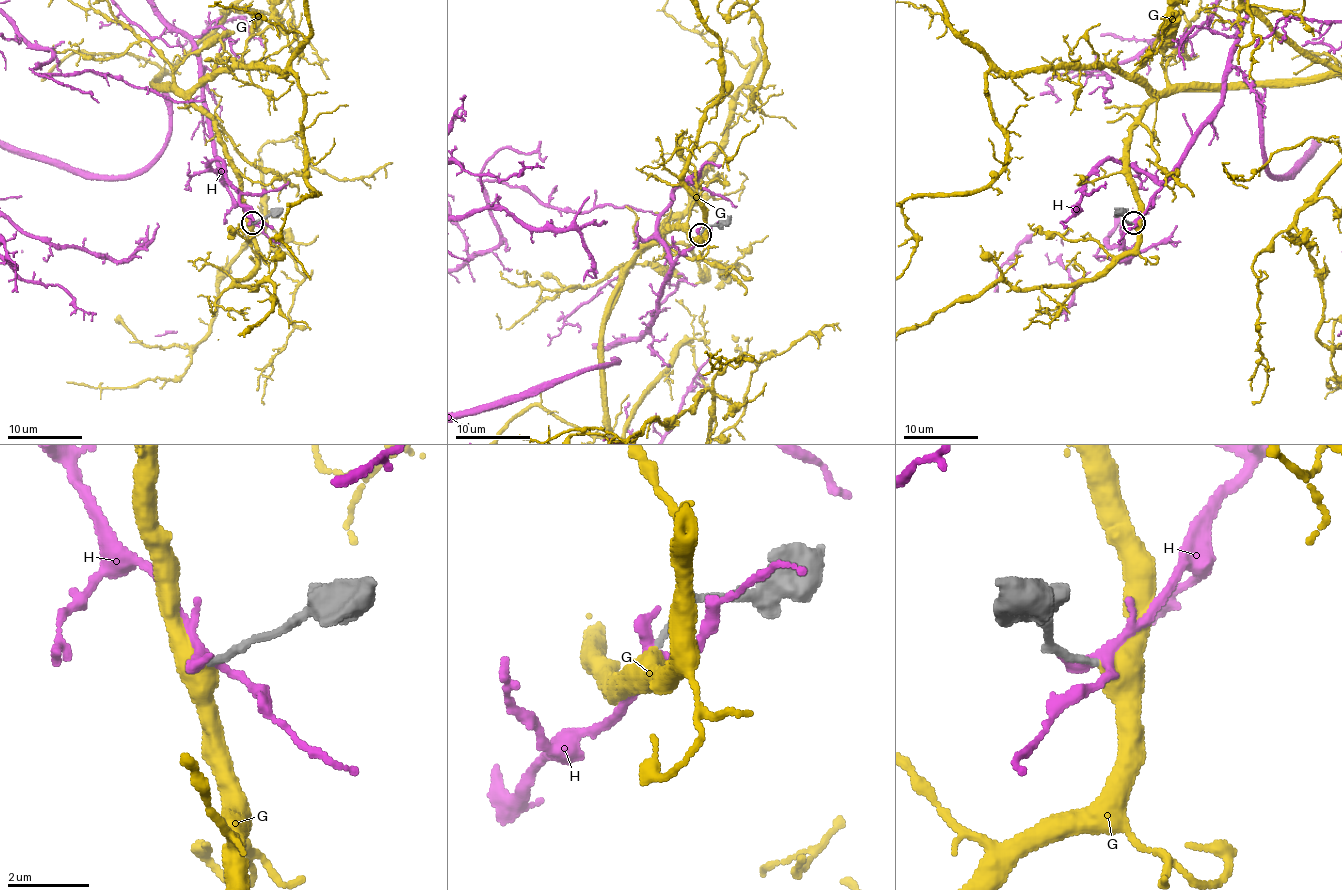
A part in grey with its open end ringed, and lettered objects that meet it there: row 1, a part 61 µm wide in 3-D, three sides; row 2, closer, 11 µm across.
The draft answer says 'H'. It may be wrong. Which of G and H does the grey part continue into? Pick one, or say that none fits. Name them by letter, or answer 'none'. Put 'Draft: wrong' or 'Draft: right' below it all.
G
Draft: wrong

